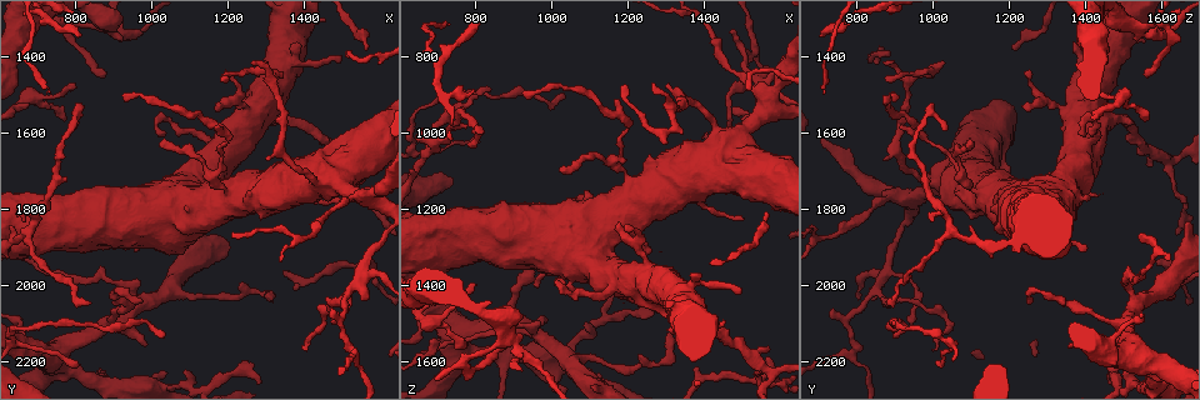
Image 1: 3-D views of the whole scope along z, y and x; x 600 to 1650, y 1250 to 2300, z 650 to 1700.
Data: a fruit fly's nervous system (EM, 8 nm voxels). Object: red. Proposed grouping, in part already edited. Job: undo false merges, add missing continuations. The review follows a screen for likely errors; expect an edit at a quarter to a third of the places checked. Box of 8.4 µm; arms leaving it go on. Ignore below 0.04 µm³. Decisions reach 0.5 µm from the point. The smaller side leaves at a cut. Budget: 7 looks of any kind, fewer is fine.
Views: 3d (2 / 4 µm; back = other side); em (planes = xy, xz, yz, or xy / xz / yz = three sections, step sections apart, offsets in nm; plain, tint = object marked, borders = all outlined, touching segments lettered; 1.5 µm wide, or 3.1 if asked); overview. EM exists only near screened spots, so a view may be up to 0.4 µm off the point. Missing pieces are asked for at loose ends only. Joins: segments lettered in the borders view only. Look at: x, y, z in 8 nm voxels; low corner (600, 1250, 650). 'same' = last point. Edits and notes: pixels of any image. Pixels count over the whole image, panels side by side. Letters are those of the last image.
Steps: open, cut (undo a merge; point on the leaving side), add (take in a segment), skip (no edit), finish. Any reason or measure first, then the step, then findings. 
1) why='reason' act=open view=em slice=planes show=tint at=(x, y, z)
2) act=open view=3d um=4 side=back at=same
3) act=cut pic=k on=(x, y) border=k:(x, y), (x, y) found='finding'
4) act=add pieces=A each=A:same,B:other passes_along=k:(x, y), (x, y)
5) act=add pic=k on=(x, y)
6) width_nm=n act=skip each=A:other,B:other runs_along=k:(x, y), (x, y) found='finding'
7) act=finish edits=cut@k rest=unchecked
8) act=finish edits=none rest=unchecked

act=open view=3d um=4 at=(1380, 1360, 1370)

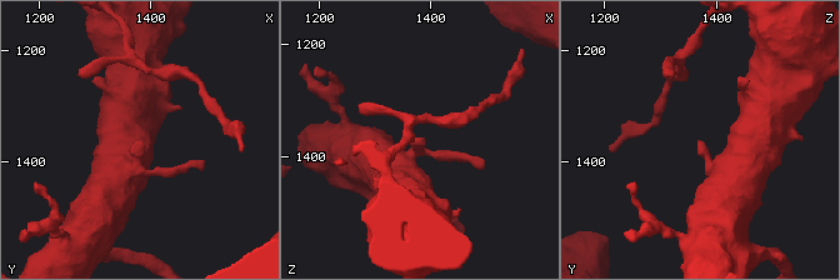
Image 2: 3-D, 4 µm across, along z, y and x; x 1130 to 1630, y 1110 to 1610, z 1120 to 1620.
why='shape alone is not enough' act=open view=em slice=planes show=borders at=(1380, 1360, 1365)

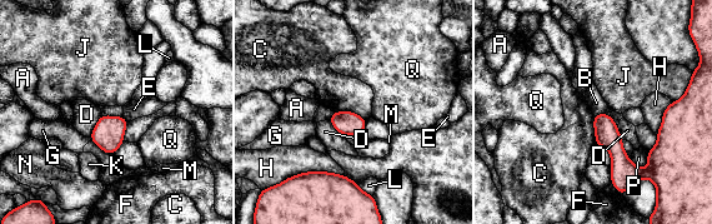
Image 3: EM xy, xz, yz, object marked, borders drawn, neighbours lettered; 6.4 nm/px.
longest_contact=H:300nm act=skip each=A:other,B:other,C:other,D:other,E:other,F:other,G:other,H:other,J:other,K:other,L:other,M:other,N:other,P:other,Q:other found='no lettered segment goes on from it'

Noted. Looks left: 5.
why='thin end' act=open view=3d um=4 at=(960, 1910, 1400)

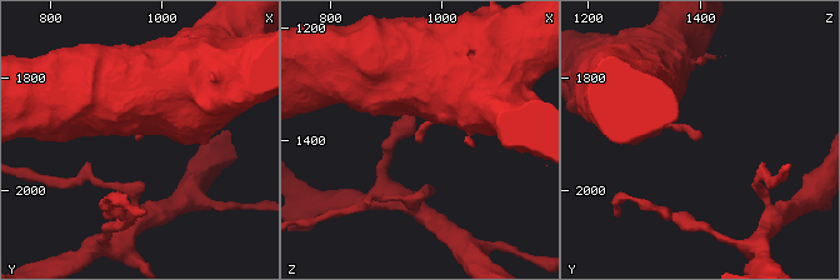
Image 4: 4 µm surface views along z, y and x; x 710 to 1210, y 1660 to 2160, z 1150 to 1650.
act=open view=em slice=planes show=borders at=(955, 1905, 1400)

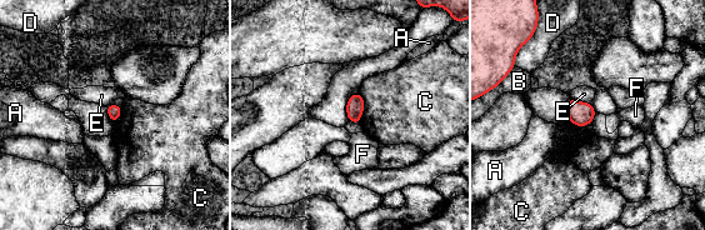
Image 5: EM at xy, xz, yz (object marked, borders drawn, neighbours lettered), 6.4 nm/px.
width_nm=90 act=skip each=A:other,B:other,C:other,D:other,E:other,F:other border=5:(358, 91), (364, 104), (360, 123) found='no lettered segment goes on from it'

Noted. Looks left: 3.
act=open view=3d um=4 at=(1540, 2175, 780)

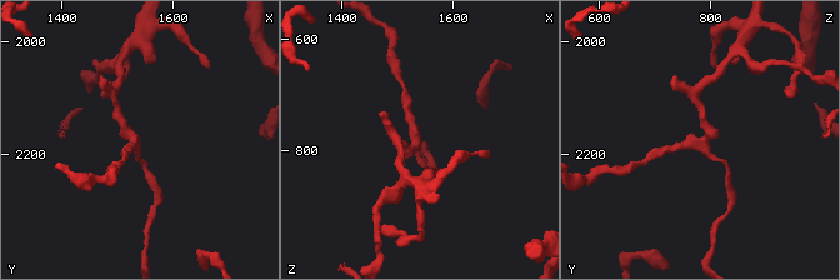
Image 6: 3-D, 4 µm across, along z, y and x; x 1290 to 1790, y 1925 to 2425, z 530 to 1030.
arms=3 why='shape alone is not enough' act=open view=em slice=planes show=tint at=(1535, 2175, 780)

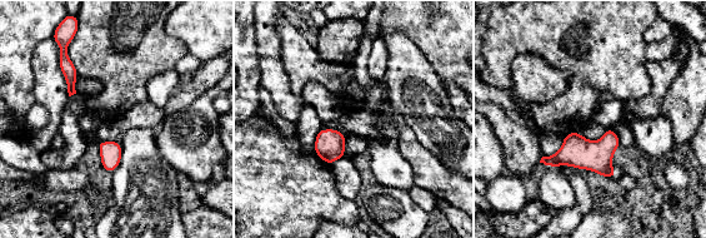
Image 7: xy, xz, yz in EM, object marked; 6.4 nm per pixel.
why='what lies round it' act=open view=em slice=planes show=borders at=same

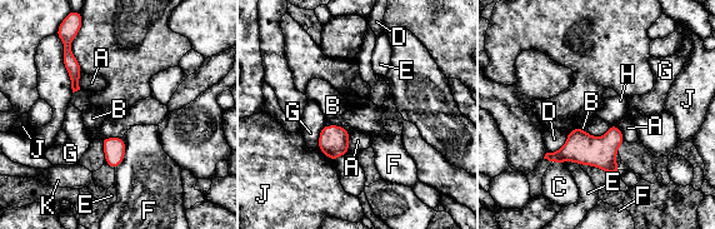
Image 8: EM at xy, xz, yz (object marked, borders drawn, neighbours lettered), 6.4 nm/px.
act=skip each=A:other,B:other,C:other,D:other,E:other,F:other,G:other,H:other,J:other,K:other border=8:(124, 138), (124, 159), (115, 169) found='all the same neuron'

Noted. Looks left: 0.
act=finish edits=none rest=unchecked

